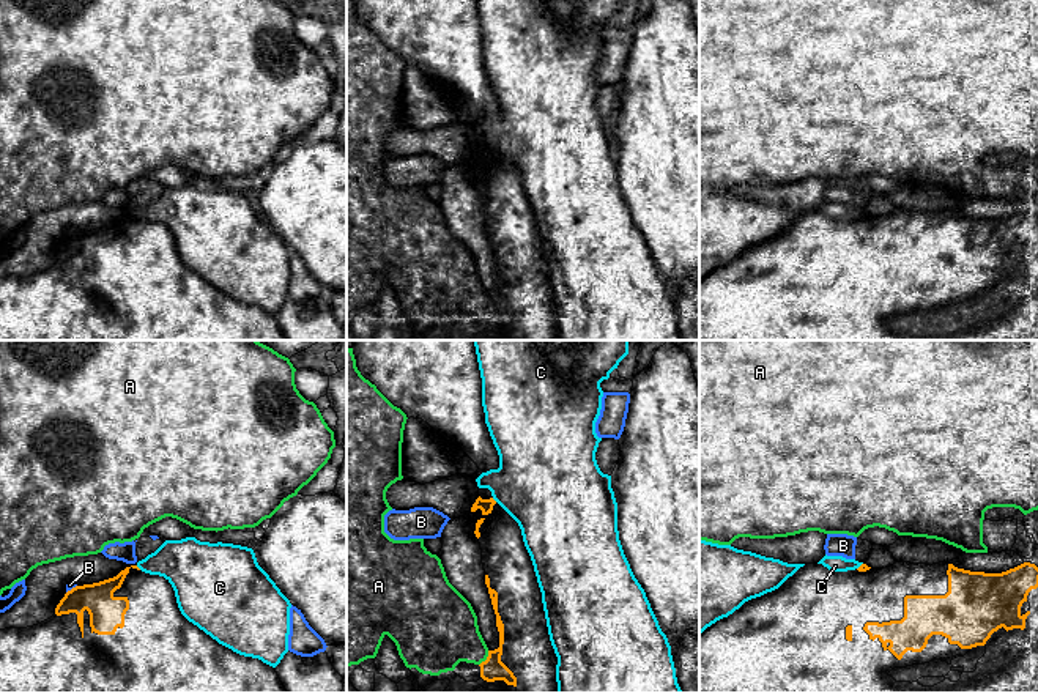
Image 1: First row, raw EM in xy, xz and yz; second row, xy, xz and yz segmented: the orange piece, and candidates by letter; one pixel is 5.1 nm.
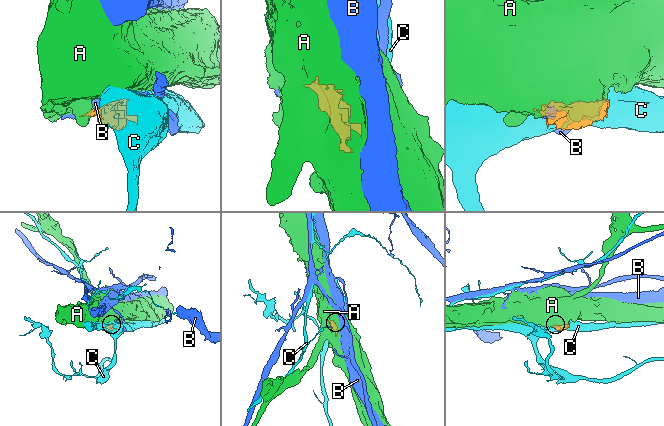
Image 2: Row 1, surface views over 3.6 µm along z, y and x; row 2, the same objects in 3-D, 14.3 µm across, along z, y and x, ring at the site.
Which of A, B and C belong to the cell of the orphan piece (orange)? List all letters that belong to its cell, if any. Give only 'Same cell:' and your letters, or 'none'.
Same cell: none

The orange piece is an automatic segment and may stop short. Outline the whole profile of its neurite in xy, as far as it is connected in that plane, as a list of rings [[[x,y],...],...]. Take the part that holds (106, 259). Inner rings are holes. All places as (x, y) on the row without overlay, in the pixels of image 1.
[[[126,214],[117,224],[76,233],[55,261],[33,274],[0,277],[0,340],[287,340],[276,315],[219,291],[180,258],[169,227]]]

